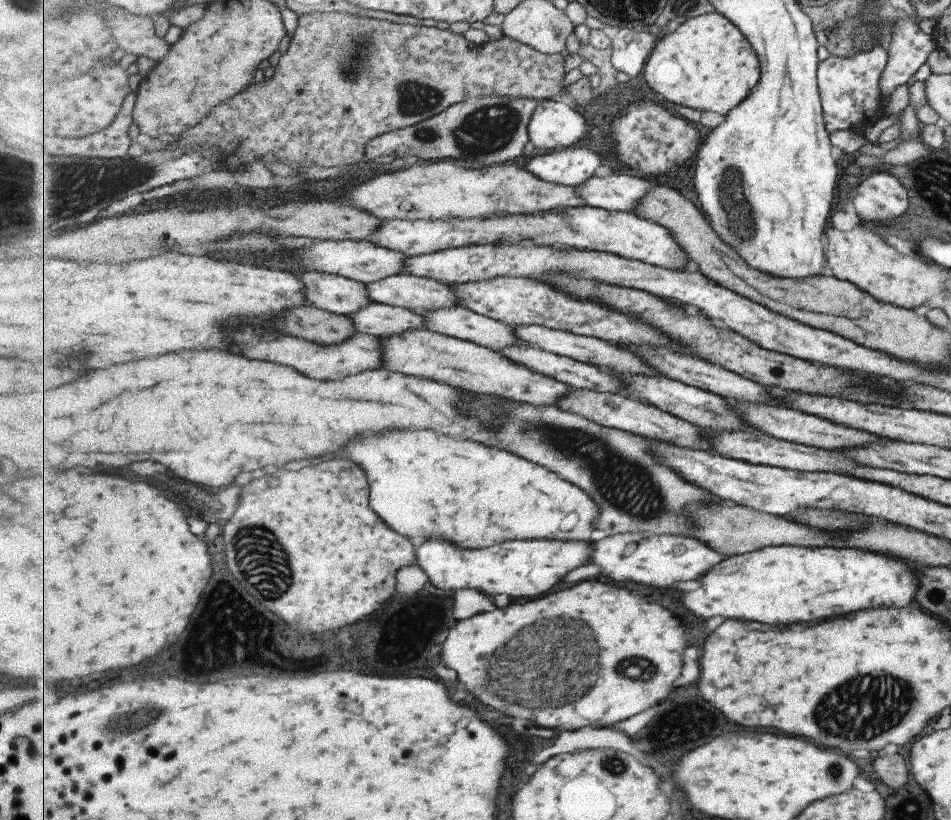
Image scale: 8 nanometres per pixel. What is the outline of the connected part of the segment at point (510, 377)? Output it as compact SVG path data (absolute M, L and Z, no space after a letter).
M413 330L401 336L383 338L381 348L385 348L384 368L387 370L445 382L445 384L475 393L505 397L510 401L556 405L561 404L561 400L565 400L565 396L569 396L569 392L576 389L557 378L545 376L541 372L533 372L531 368L517 364L515 360L511 360L500 352L430 330Z

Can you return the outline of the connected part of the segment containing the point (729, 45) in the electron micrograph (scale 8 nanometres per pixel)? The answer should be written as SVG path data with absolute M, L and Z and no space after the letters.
M710 12L692 18L669 34L660 35L649 60L644 68L644 80L648 86L667 101L681 106L697 109L701 112L713 110L727 116L733 108L749 100L761 82L763 65L752 42L732 20L720 12Z

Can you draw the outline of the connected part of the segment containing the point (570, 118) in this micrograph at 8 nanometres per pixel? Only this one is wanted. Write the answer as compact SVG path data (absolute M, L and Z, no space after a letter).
M558 99L541 100L529 122L532 144L539 150L561 152L583 140L589 132L587 118Z

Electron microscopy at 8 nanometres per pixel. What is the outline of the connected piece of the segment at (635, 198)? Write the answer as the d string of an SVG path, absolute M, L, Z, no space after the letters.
M629 174L591 176L585 184L577 186L577 192L588 205L617 212L635 210L649 190L653 190L653 184L647 178Z

